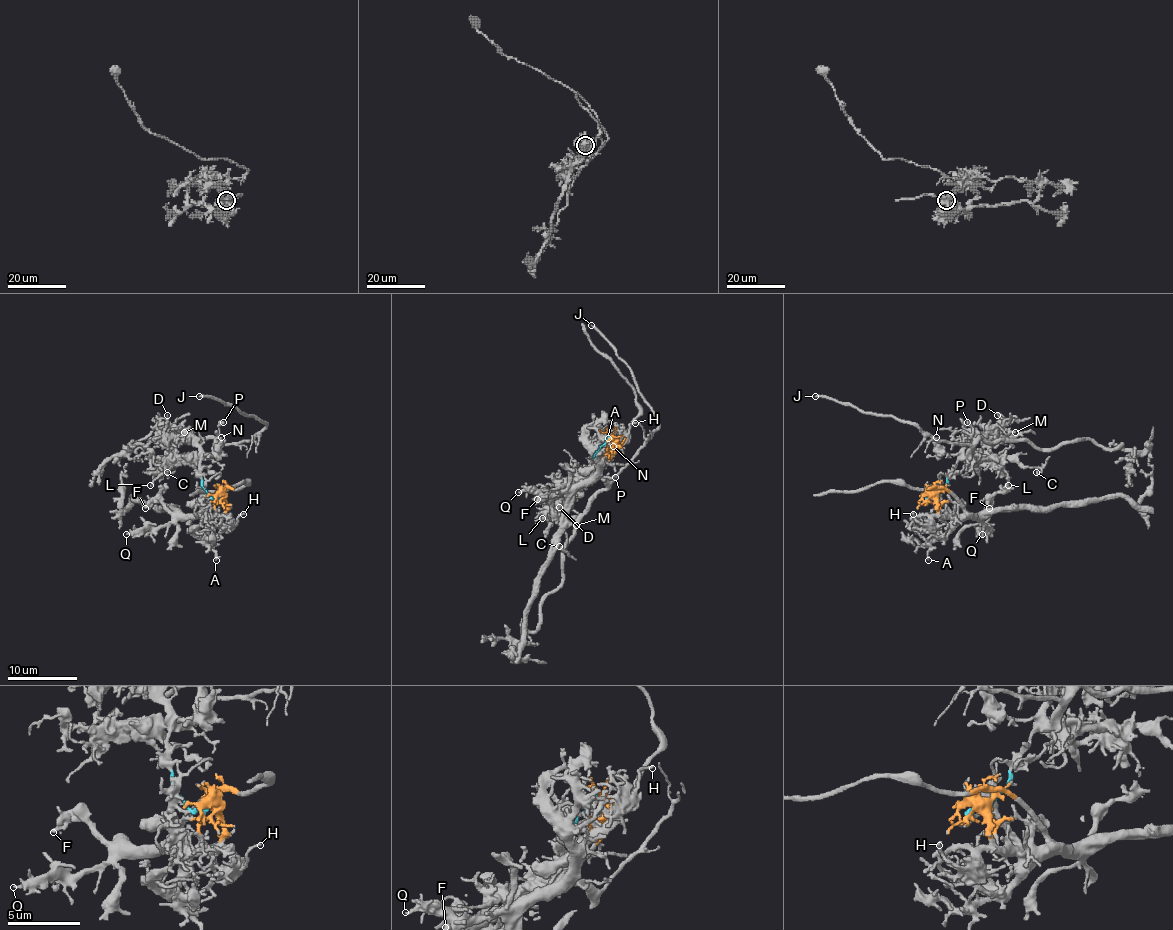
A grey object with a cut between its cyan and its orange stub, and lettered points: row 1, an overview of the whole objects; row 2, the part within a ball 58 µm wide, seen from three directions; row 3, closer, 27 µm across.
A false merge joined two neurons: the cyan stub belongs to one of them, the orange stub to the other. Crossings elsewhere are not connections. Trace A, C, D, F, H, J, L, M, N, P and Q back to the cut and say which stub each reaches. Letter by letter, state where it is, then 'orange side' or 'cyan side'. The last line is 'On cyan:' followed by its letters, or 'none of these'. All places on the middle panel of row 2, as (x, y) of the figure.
A: place (608, 438); orange side
C: place (559, 546); cyan side
D: place (559, 507); cyan side
F: place (537, 499); orange side
H: place (635, 423); orange side
J: place (591, 325); cyan side
L: place (542, 518); cyan side
M: place (576, 525); cyan side
N: place (613, 446); cyan side
P: place (615, 477); cyan side
Q: place (518, 492); orange side
On cyan: C, D, J, L, M, N, P

